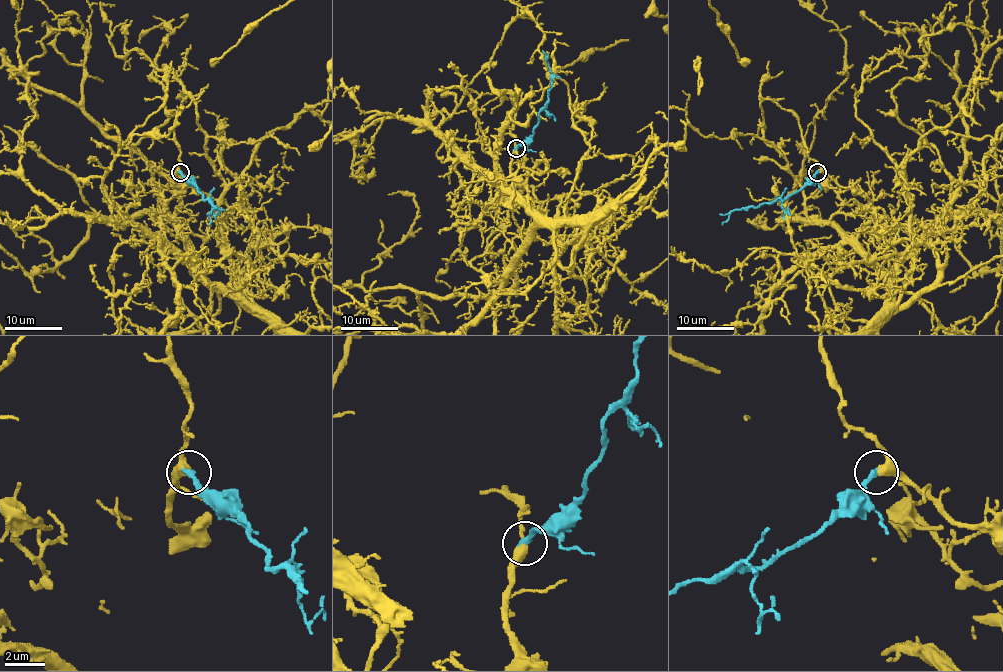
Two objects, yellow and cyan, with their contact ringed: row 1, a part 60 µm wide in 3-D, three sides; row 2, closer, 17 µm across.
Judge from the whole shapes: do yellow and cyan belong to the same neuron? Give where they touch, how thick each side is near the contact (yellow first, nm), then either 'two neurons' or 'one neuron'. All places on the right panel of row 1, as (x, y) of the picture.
place (817, 172); calibres 340 and 320 nm; one neuron

